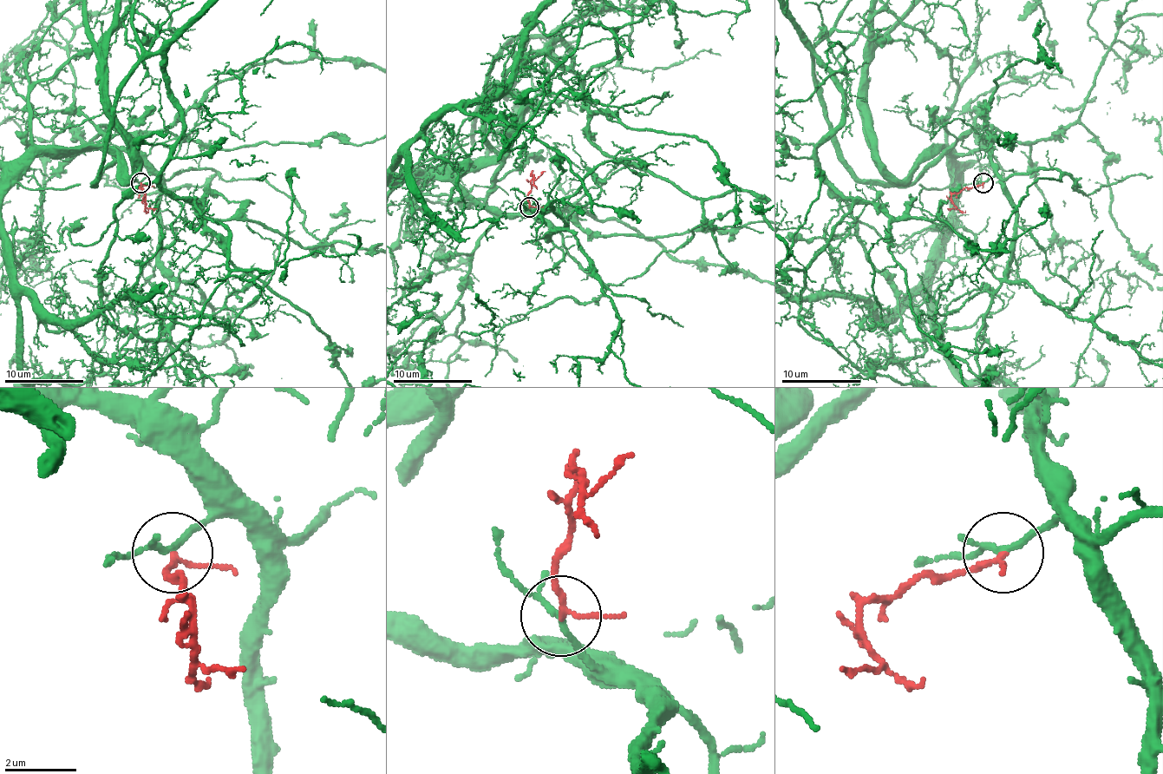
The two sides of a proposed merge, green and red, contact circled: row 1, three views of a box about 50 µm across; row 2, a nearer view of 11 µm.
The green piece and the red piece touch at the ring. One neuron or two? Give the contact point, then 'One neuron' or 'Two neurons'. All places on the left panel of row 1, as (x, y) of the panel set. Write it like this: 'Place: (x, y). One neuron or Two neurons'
Place: (140, 182). One neuron

